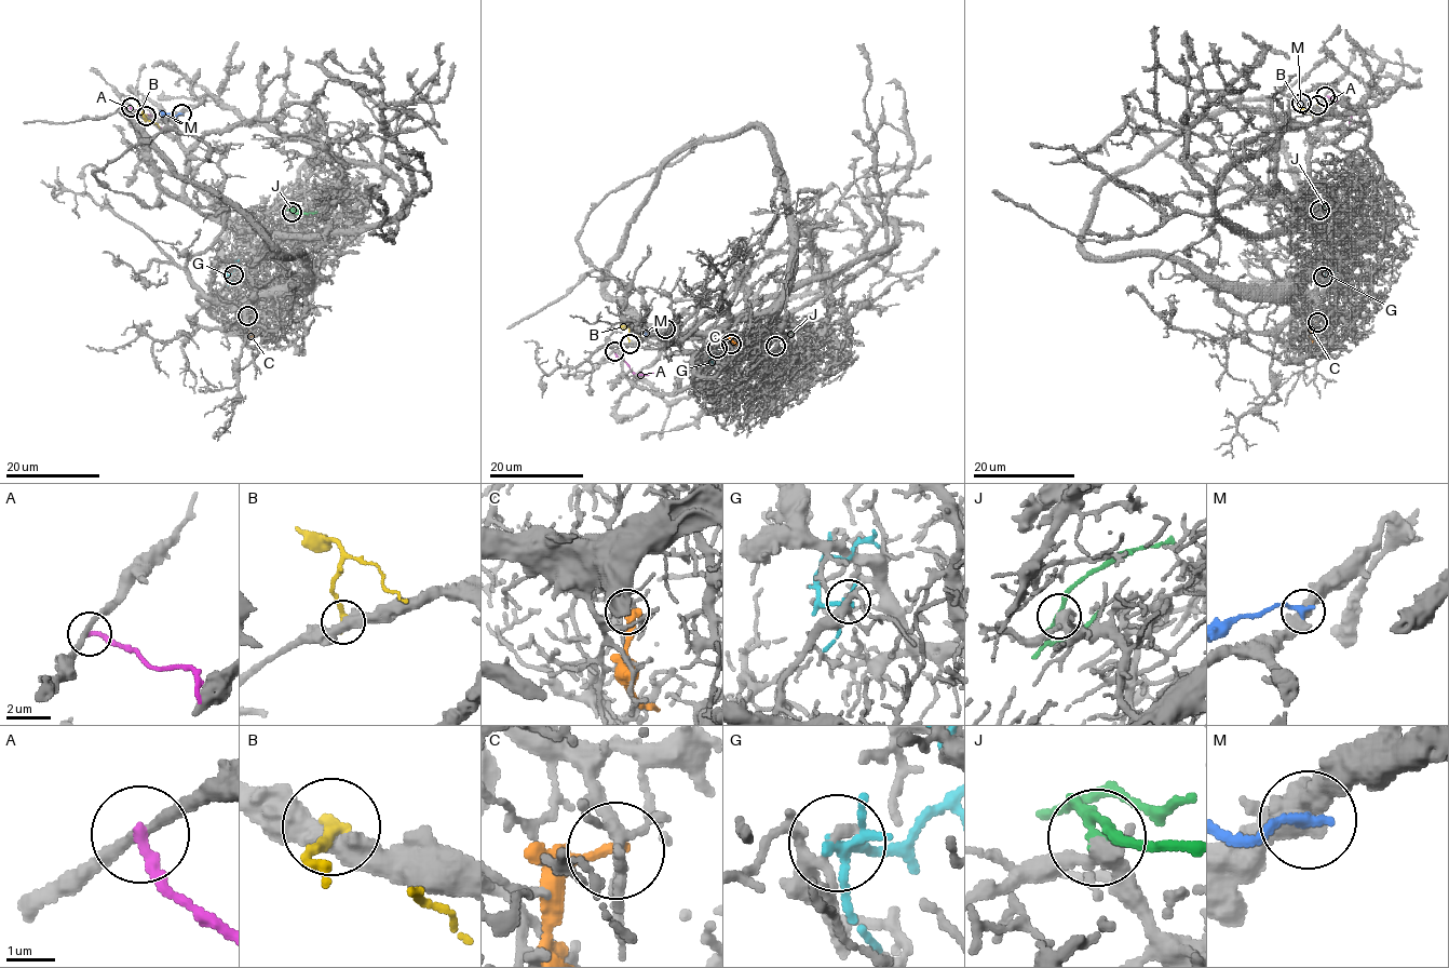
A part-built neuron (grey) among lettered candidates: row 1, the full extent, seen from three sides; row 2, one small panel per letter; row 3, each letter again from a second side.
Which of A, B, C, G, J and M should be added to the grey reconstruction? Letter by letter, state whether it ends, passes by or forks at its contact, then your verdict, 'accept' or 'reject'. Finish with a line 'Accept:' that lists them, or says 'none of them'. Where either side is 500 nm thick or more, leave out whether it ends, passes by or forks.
A: it ends; reject
B: it ends; reject
C: it ends; reject
G: it forks; reject
J: it passes by; accept
M: reject
Accept: J

